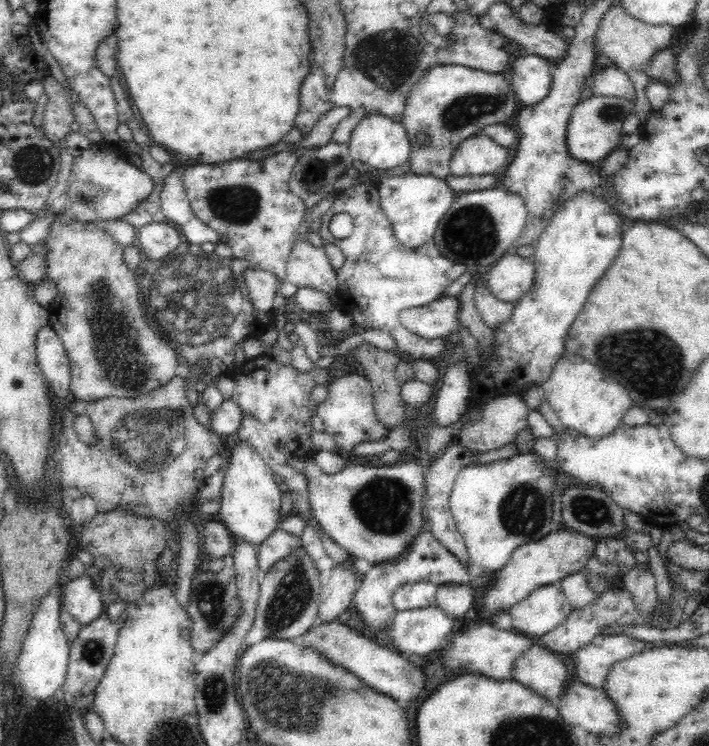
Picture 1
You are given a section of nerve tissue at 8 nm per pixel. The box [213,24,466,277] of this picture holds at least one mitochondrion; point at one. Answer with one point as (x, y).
(388, 57)

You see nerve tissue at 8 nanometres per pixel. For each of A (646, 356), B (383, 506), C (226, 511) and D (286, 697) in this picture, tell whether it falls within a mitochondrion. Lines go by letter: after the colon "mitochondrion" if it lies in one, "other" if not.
A: mitochondrion
B: mitochondrion
C: other
D: mitochondrion

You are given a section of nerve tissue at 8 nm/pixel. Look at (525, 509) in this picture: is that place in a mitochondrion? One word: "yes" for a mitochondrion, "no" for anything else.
yes

